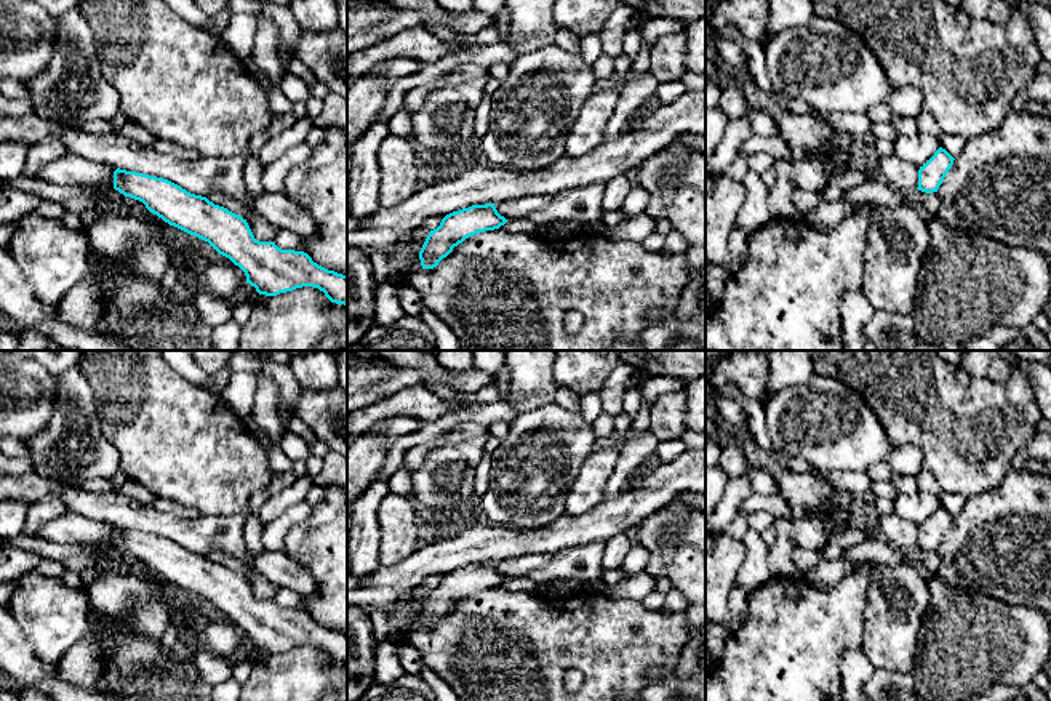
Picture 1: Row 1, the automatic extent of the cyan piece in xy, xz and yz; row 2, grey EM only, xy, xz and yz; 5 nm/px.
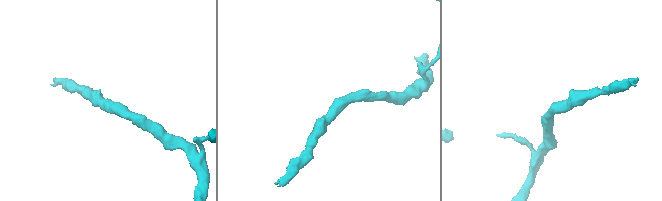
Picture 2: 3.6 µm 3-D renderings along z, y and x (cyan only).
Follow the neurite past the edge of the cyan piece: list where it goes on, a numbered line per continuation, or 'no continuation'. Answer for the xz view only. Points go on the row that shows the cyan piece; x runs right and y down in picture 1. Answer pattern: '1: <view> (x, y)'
no continuation

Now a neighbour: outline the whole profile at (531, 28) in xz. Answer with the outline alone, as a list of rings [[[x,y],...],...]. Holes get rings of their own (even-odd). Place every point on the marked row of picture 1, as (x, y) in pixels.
[[[506,0],[510,34],[506,43],[517,54],[528,54],[555,43],[553,0]]]

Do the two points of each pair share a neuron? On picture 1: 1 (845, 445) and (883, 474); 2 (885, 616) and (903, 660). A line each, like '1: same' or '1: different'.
1: different
2: same

